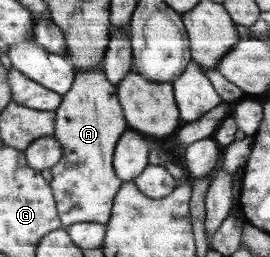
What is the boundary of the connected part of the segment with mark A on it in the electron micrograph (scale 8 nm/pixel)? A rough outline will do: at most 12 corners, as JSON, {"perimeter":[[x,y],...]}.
{"perimeter":[[77,69],[55,110],[63,228],[106,224],[130,127],[102,70]]}

